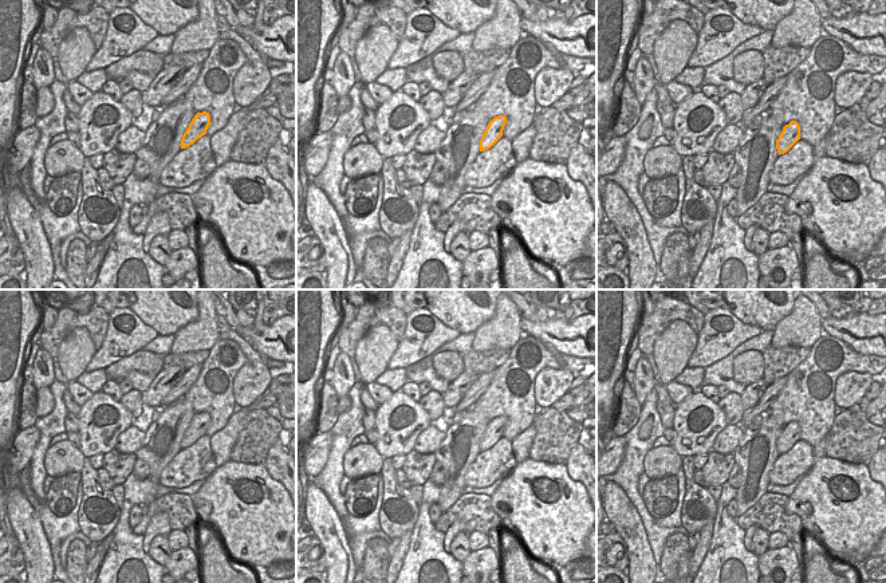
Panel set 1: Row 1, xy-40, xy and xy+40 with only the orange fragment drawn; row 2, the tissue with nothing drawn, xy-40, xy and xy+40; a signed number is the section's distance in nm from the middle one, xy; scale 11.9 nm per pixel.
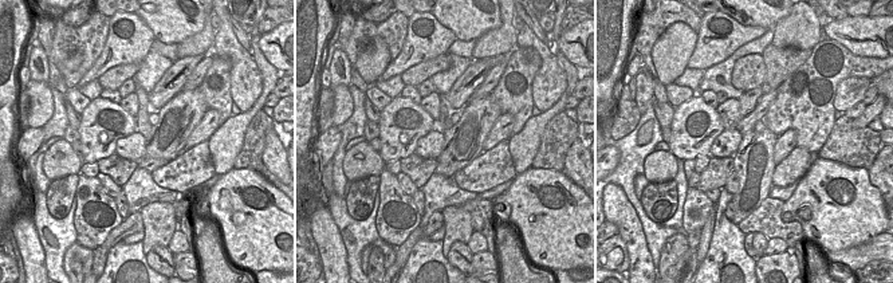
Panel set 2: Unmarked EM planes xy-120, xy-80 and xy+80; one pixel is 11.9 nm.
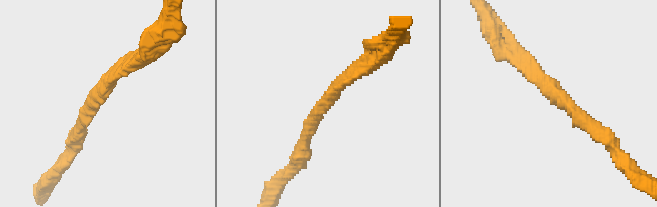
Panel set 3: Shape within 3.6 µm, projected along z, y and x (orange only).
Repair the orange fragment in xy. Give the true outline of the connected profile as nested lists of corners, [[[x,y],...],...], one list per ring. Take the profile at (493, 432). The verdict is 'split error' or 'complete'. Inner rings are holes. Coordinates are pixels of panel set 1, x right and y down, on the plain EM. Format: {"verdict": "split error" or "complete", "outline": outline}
{"verdict": "complete", "outline": [[[499,415],[489,421],[479,445],[480,452],[491,449],[503,437],[505,424],[505,415]]]}

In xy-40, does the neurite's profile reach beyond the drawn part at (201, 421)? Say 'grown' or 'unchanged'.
unchanged

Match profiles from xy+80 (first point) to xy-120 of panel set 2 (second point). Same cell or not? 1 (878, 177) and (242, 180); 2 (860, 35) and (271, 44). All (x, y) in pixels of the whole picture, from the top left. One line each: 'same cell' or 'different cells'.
1: different cells
2: same cell

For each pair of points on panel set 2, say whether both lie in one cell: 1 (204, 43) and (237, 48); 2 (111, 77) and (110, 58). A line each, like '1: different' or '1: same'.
1: different
2: different

